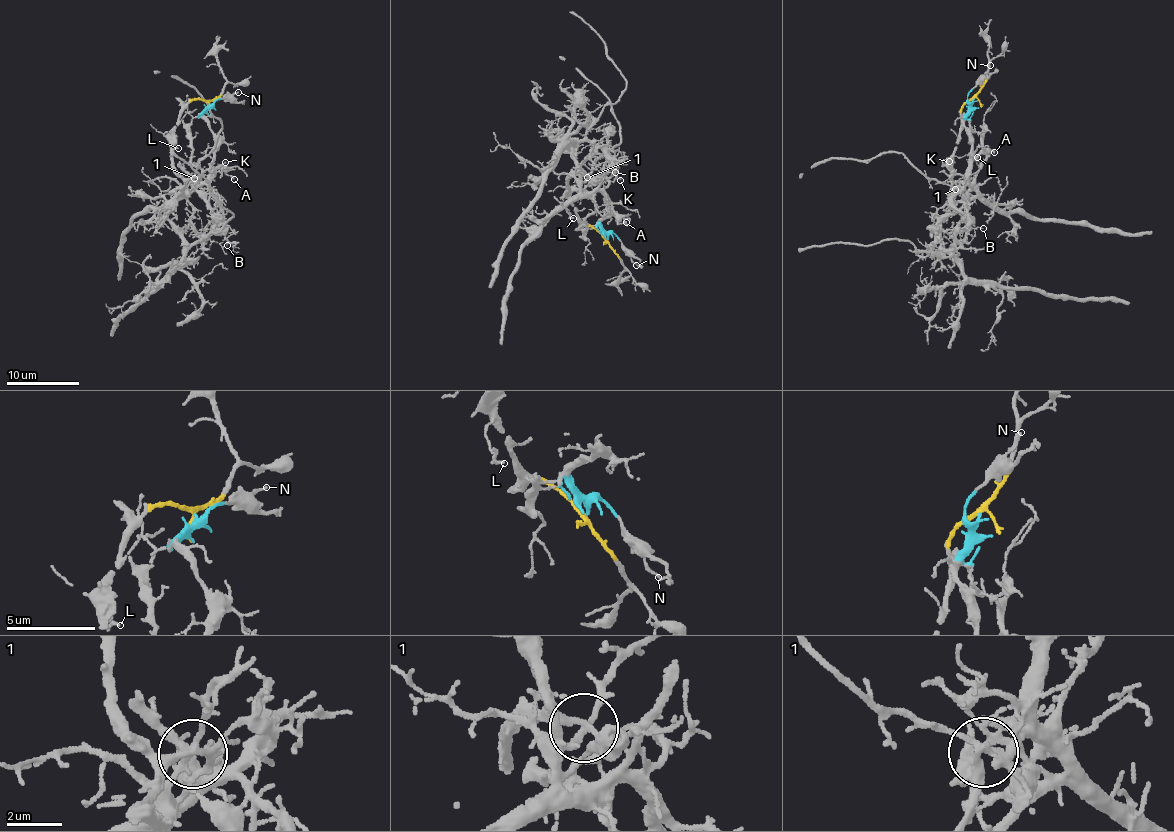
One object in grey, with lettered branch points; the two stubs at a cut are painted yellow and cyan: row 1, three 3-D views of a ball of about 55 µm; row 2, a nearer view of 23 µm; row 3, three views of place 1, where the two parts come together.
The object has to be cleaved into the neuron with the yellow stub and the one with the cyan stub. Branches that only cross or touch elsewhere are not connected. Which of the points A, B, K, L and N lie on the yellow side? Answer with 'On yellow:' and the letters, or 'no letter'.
On yellow: B, L

